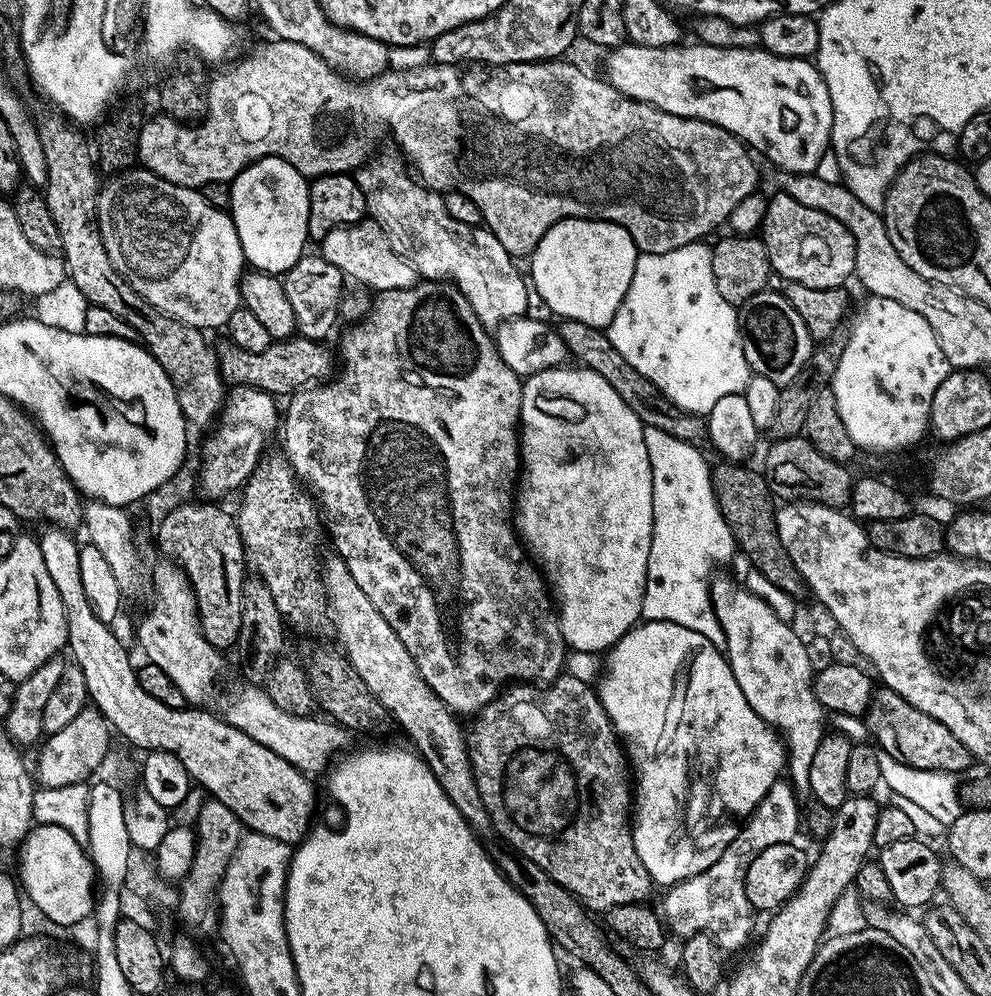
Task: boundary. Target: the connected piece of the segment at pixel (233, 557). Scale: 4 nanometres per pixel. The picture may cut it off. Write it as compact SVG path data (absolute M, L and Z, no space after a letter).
M204 502L208 504L180 504L172 508L160 520L156 528L156 540L160 543L161 557L167 558L171 563L177 564L190 583L192 593L196 596L196 610L200 613L200 631L215 648L221 650L231 649L238 638L238 626L242 626L242 582L246 575L246 553L240 531L236 525L233 513L223 512L219 503Z

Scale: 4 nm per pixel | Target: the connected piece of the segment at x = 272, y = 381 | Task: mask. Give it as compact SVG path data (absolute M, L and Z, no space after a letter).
M296 334L286 340L278 340L266 350L242 350L242 346L231 342L224 342L216 348L216 361L220 367L220 377L225 385L250 386L263 392L268 392L277 398L291 397L292 393L299 392L317 382L324 382L334 372L334 352L328 349L327 343L318 340L308 340Z

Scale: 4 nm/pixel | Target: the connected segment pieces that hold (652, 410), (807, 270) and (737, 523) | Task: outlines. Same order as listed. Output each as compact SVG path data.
M561 319L558 331L562 342L566 342L571 359L577 365L594 370L594 374L602 374L602 378L606 378L606 382L610 382L610 386L618 390L622 402L626 402L626 406L630 406L630 410L634 410L634 414L640 416L645 426L666 430L666 434L689 442L695 441L697 439L695 436L703 437L705 435L706 428L701 417L681 412L665 396L660 395L650 381L642 378L642 374L638 374L638 370L634 370L634 366L630 366L630 362L626 362L626 358L622 358L618 350L614 350L614 342L610 342L605 329L586 326L586 322Z
M777 191L776 197L769 199L765 206L765 216L762 225L762 239L765 244L766 254L769 255L769 266L776 276L781 276L781 281L790 284L801 284L802 286L814 286L815 288L838 288L847 285L847 280L853 279L856 270L856 247L854 246L854 238L850 234L850 230L846 230L846 226L842 226L842 222L838 222L834 218L830 218L830 214L822 214L822 210L810 210L810 206L802 206L802 202L794 202L794 198L790 198L785 192Z
M722 460L719 463L711 467L712 489L719 509L722 510L722 516L726 518L731 534L736 540L737 549L741 554L743 552L760 576L773 583L787 596L795 600L807 597L808 586L786 553L782 540L778 538L776 504L763 473L757 469L754 471L744 468L748 466L736 462Z

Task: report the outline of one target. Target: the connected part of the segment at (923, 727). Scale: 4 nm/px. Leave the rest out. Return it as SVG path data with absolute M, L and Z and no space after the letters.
M880 686L873 691L872 701L868 703L866 723L868 735L875 747L906 766L949 774L961 774L968 767L973 767L970 750L966 750L966 746L962 746L962 742L958 742L958 738L954 738L954 734L950 734L950 730L946 730L946 726L942 726L938 718L922 714L918 706L910 706L910 702L894 694L894 690Z

